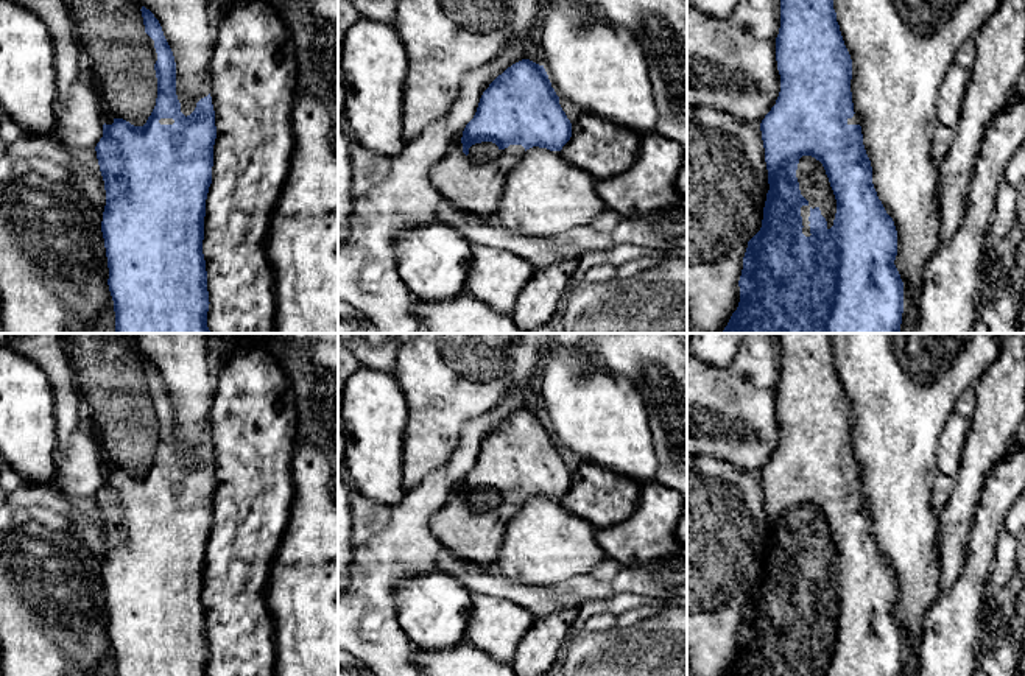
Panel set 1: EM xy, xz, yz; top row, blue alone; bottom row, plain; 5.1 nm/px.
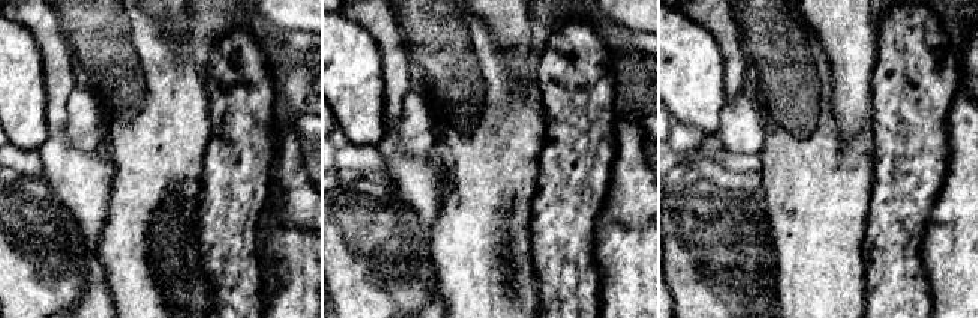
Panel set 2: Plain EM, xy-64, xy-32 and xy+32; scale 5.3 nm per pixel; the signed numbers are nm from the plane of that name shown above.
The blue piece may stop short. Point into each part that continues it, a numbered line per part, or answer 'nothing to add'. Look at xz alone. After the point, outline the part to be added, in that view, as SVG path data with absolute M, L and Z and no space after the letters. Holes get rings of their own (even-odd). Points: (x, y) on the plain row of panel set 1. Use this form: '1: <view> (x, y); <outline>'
1: xz (472, 536); M458 489L449 503L430 517L430 530L442 548L456 558L495 567L506 525L523 503L522 494L509 494L498 498L491 511L477 512L463 502L463 492Z

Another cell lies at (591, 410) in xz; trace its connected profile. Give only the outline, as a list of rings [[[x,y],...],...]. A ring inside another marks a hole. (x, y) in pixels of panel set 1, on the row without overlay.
[[[583,340],[573,347],[548,347],[541,363],[544,417],[559,447],[579,455],[625,478],[642,483],[636,511],[622,523],[595,533],[608,559],[622,567],[636,567],[671,555],[681,547],[676,537],[684,497],[654,481],[657,455],[651,441],[646,405],[634,383],[606,368],[592,343]]]

